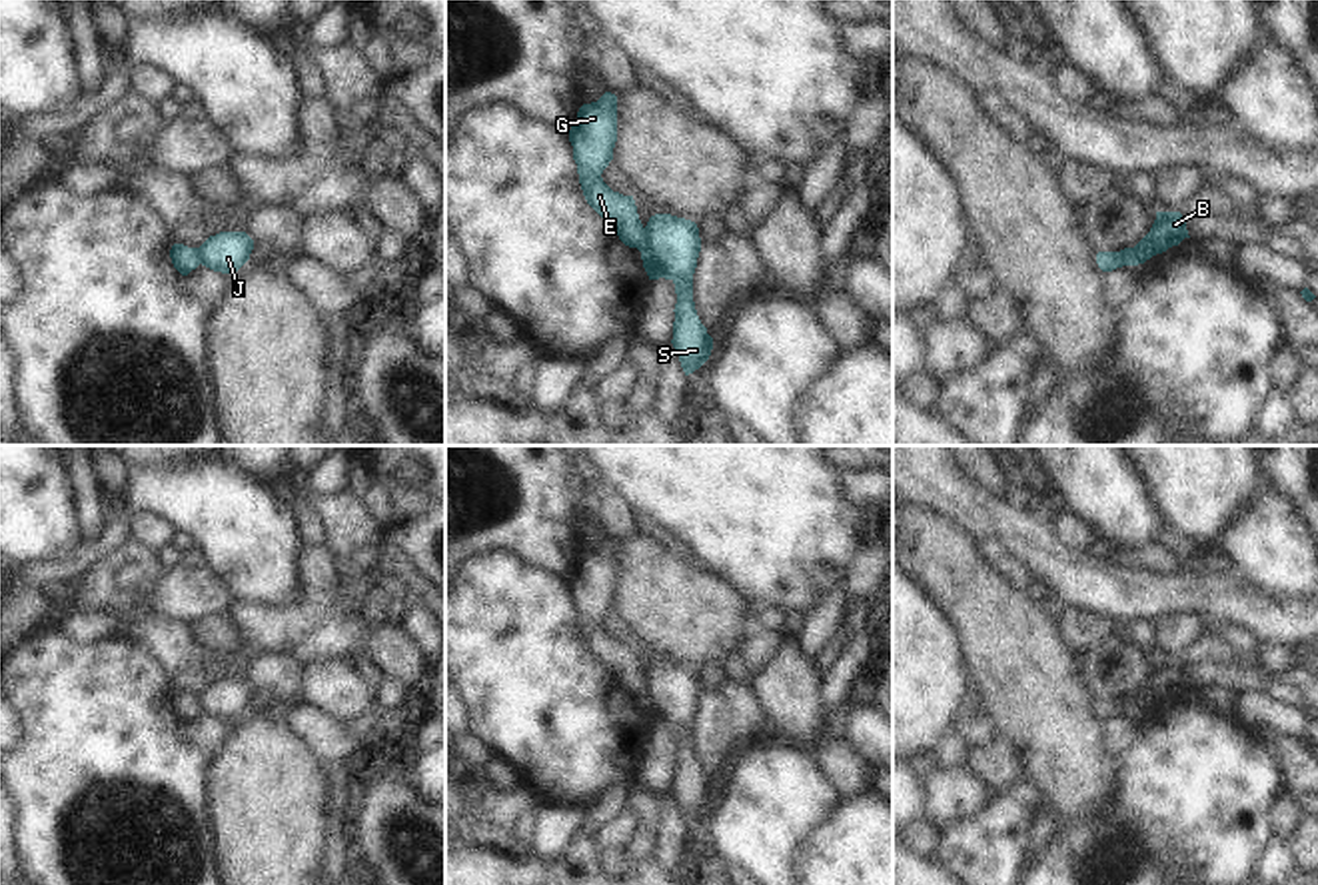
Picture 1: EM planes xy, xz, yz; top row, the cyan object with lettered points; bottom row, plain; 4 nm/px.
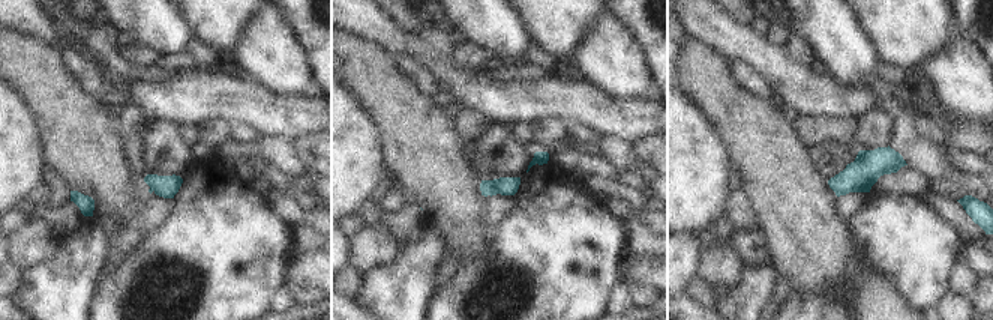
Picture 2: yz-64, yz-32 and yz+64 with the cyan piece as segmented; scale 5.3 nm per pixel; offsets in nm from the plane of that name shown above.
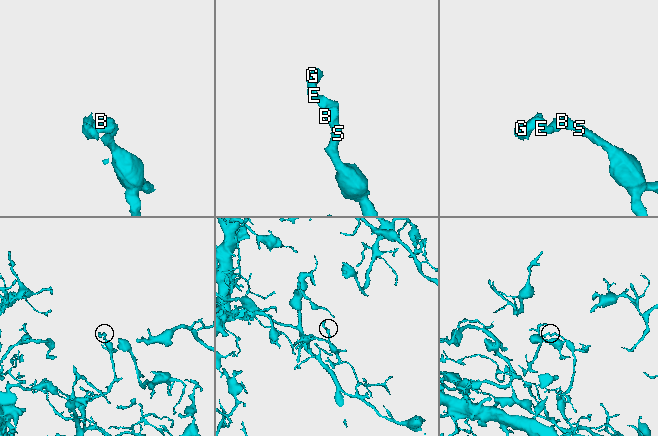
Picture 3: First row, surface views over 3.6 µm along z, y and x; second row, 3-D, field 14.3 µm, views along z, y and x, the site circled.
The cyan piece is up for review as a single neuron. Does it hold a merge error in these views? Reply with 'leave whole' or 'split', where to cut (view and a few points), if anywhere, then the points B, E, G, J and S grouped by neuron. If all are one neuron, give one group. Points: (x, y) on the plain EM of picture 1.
split | xz (646, 676), (646, 688), (640, 698) | B J S / E G

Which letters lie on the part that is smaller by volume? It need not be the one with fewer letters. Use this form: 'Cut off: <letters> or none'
Cut off: E, G

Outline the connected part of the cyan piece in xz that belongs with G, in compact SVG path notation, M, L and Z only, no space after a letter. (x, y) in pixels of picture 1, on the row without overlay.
M605 539L597 549L583 551L569 577L569 589L587 651L617 679L625 693L641 697L645 675L633 643L613 639L601 625L613 607L617 589L617 543Z

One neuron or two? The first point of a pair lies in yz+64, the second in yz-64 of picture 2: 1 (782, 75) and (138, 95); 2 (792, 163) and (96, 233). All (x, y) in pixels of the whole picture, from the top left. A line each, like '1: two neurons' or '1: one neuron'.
1: one neuron
2: two neurons

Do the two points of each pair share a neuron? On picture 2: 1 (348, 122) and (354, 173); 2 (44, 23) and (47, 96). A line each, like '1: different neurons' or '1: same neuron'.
1: same neuron
2: different neurons

